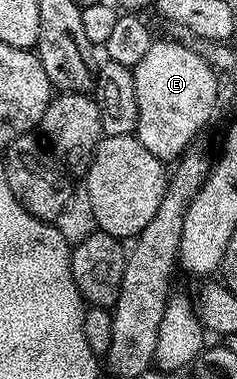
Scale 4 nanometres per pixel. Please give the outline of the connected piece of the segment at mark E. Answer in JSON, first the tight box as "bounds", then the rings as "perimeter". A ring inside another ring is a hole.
{"bounds":[132,40,218,163],"perimeter":[[[153,40],[142,63],[132,70],[138,95],[138,123],[134,136],[160,161],[172,163],[193,144],[216,109],[218,74],[201,52],[176,41]]]}

